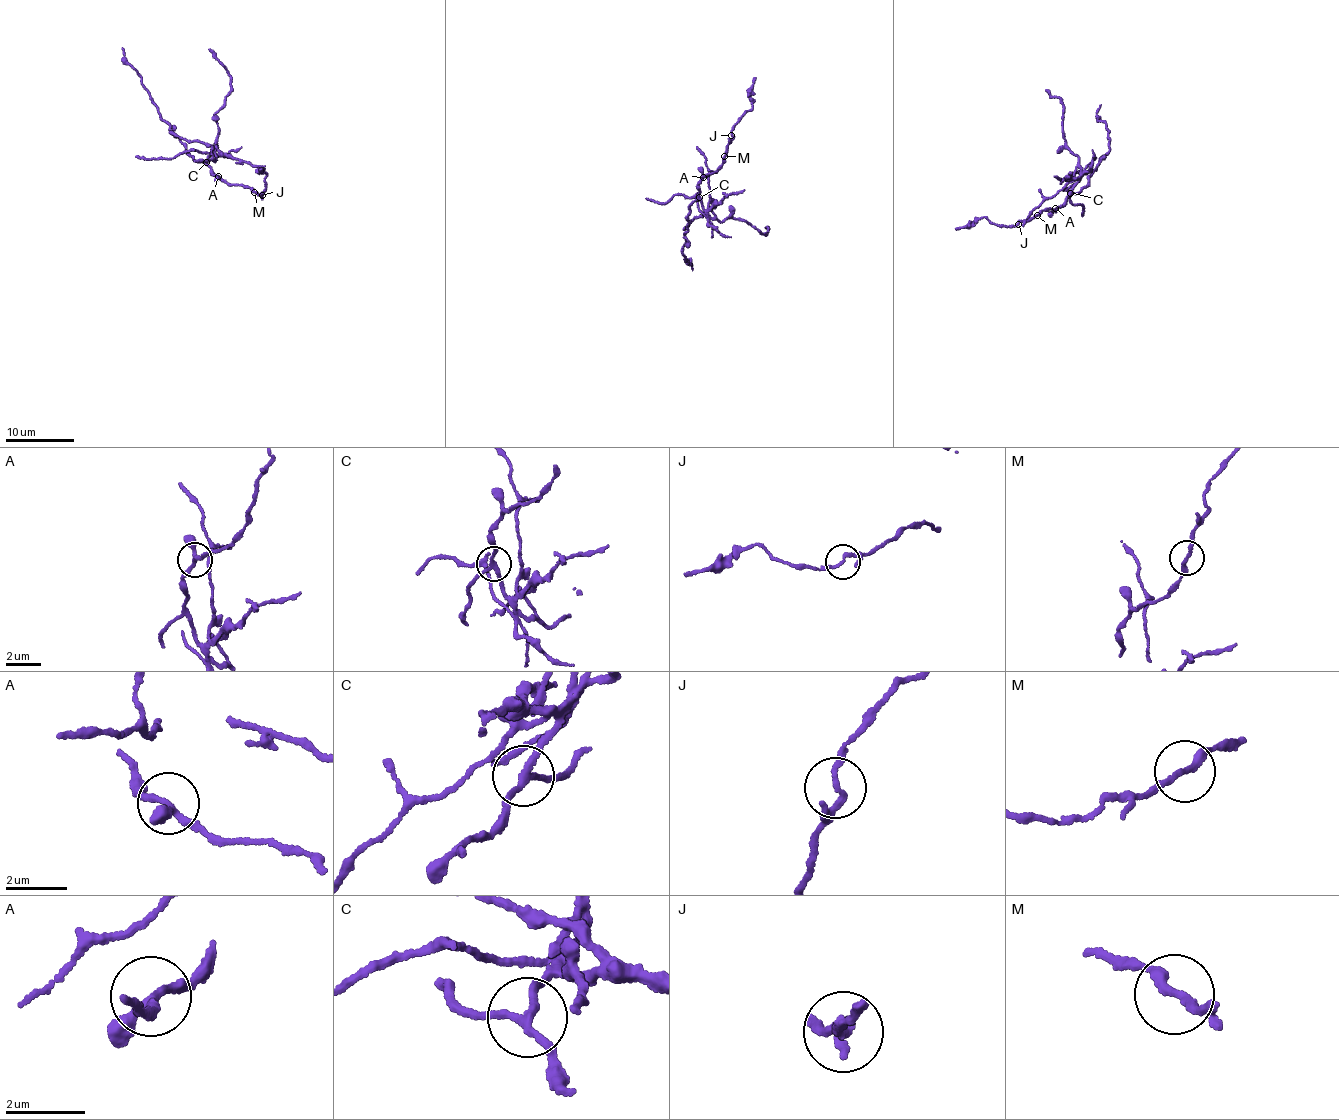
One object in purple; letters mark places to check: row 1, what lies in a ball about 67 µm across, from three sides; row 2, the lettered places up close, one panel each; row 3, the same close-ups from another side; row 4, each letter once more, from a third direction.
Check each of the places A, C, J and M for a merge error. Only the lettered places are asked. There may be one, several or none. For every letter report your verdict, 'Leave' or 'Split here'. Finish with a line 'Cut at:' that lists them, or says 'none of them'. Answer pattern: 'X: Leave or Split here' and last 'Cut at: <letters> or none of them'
A: Leave
C: Split here
J: Split here
M: Leave
Cut at: C, J

